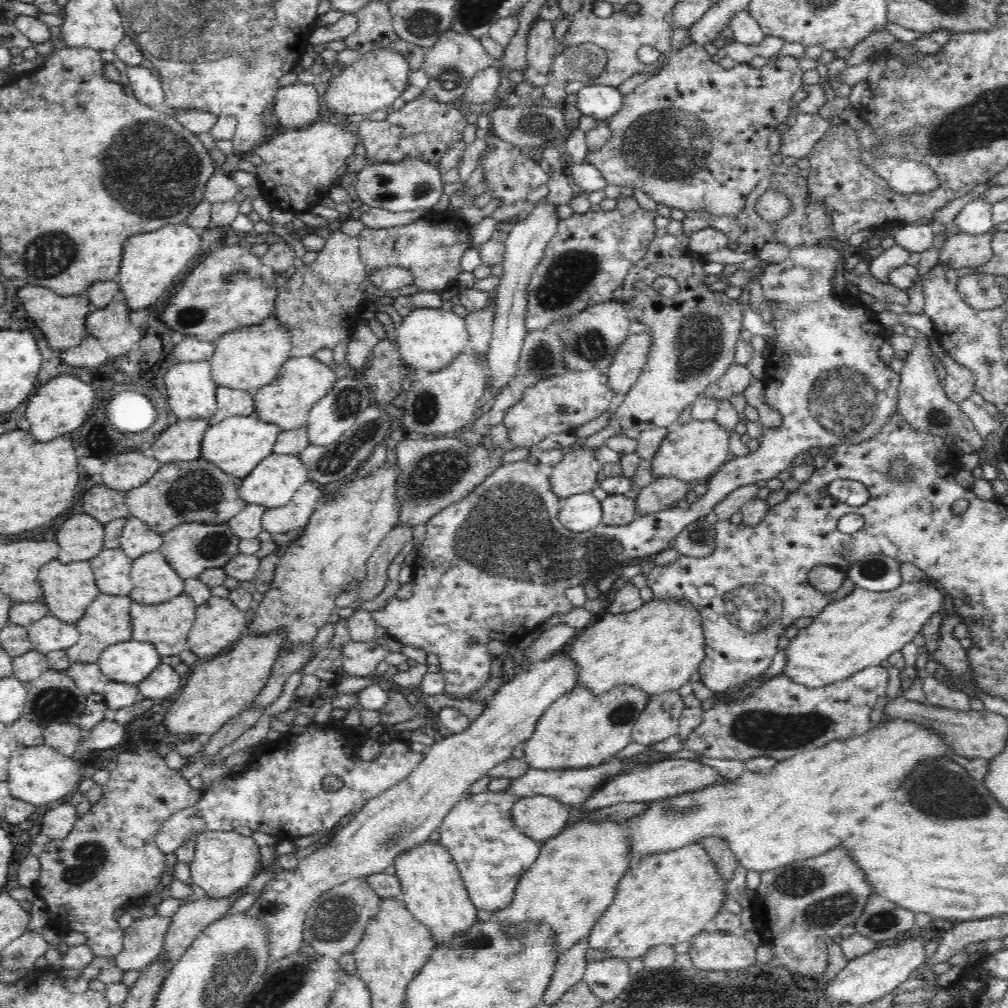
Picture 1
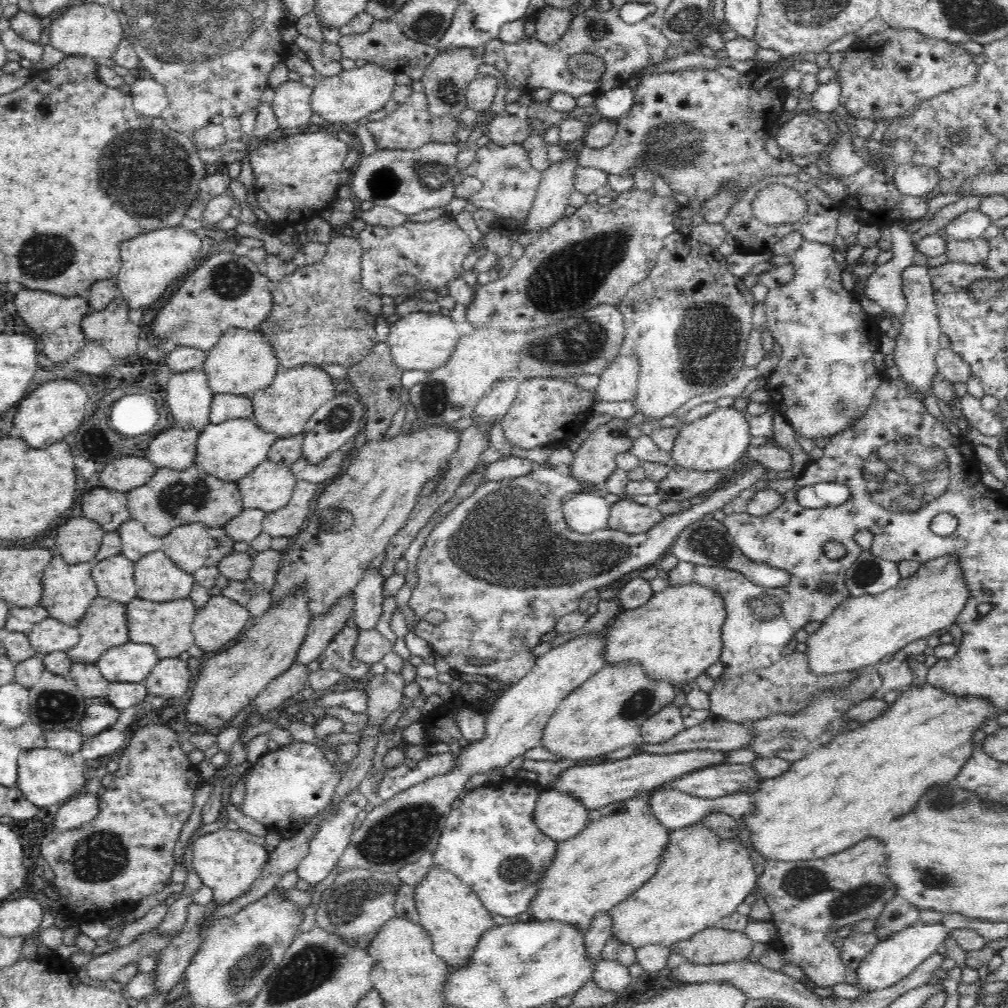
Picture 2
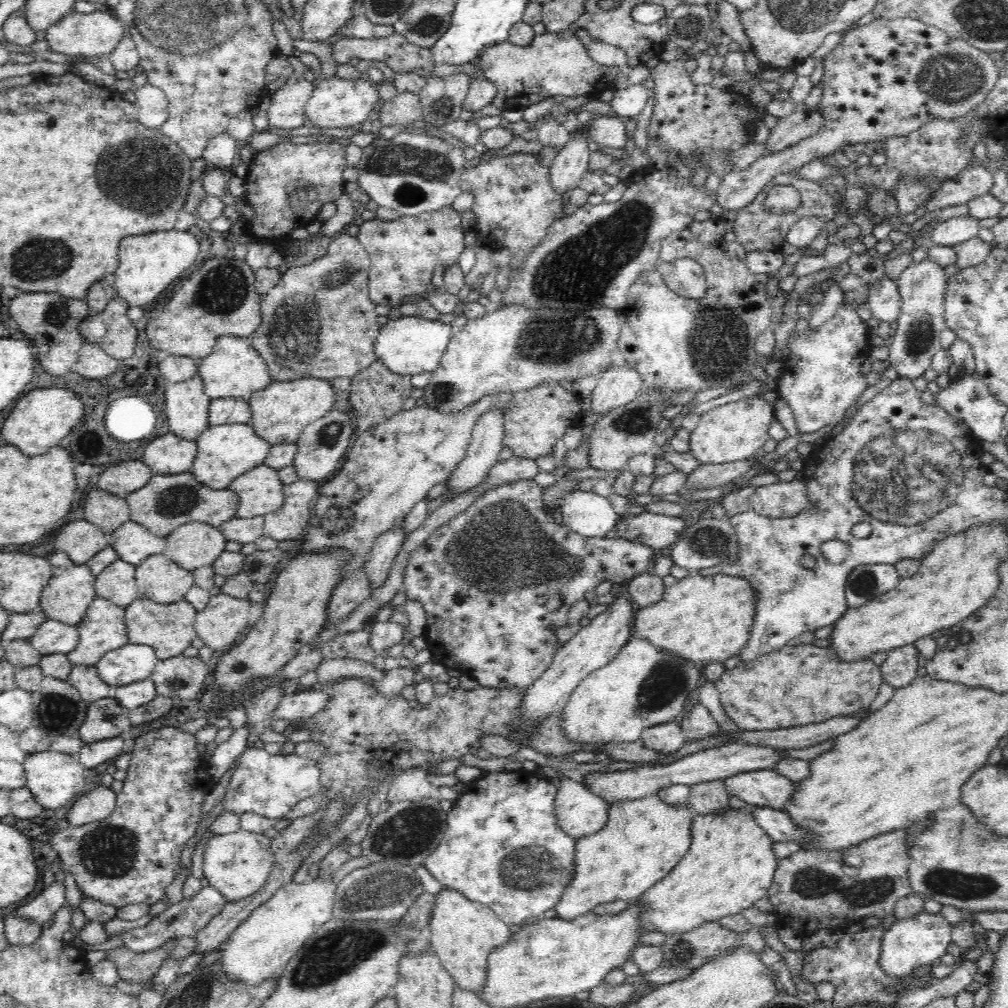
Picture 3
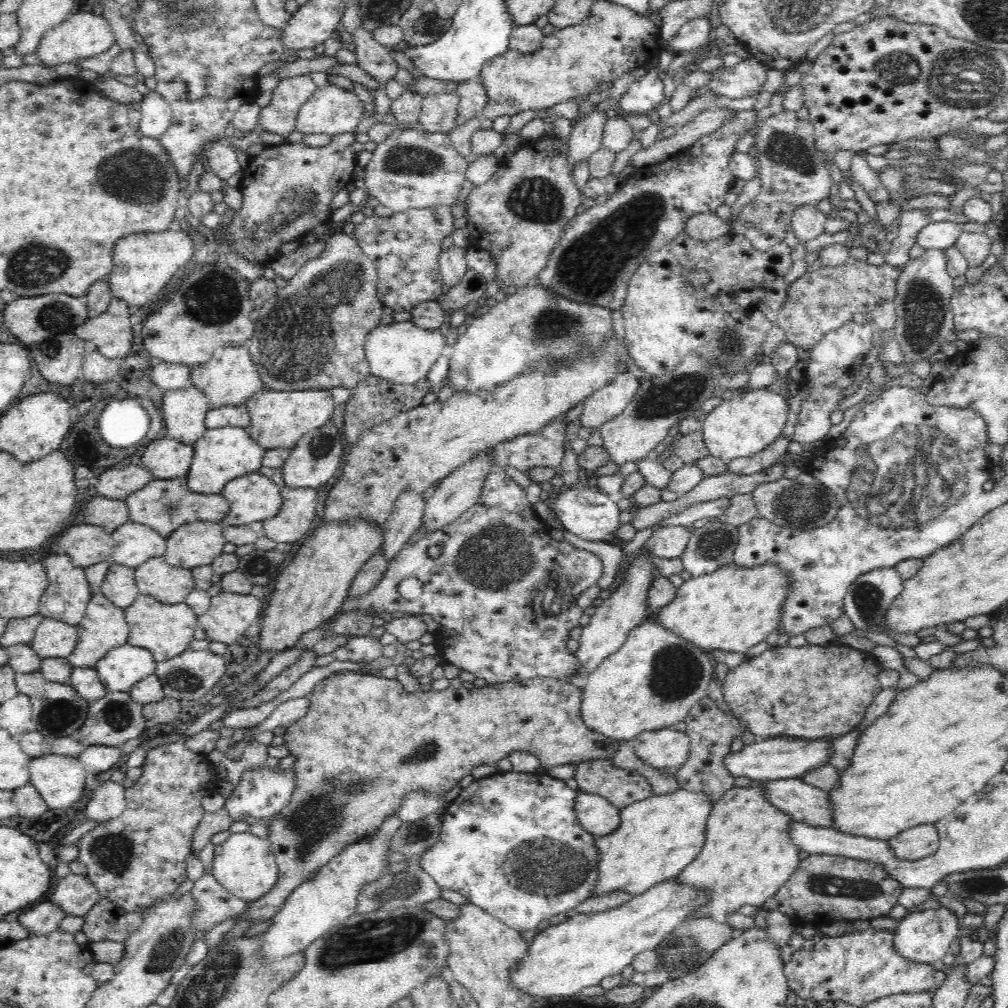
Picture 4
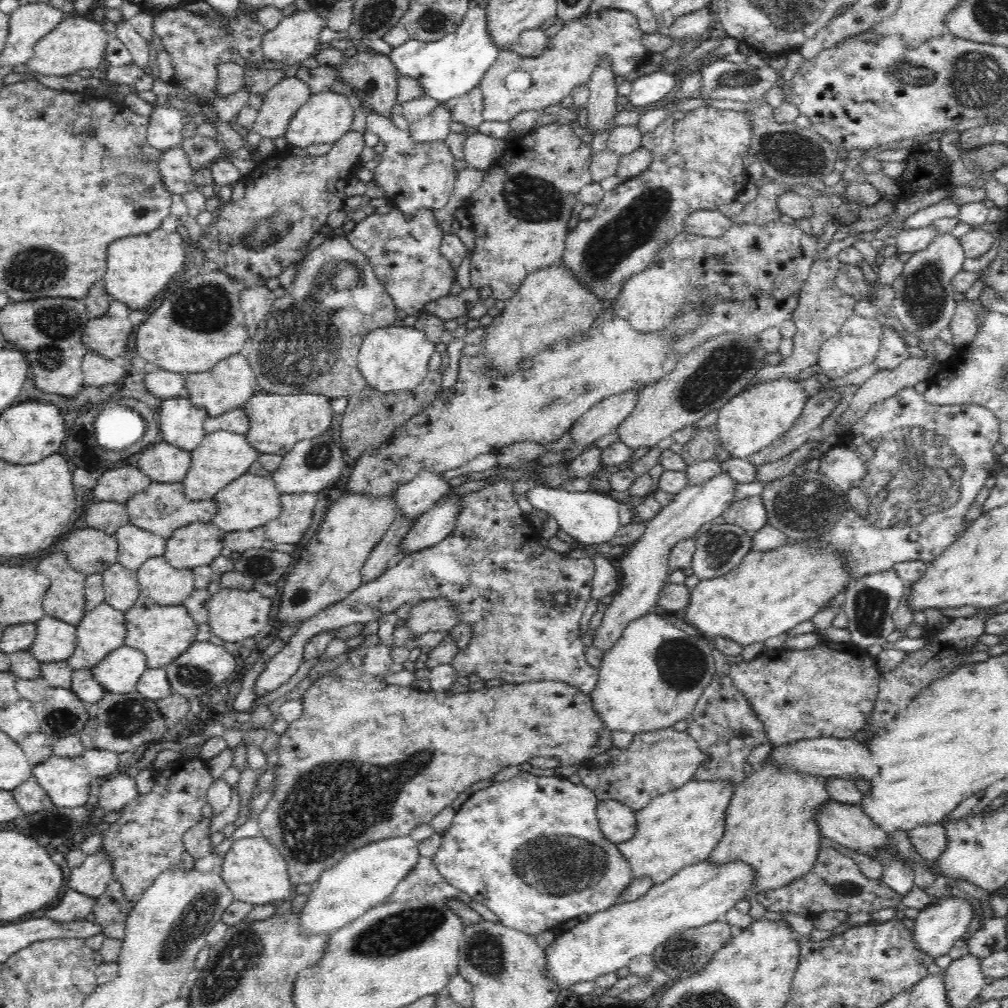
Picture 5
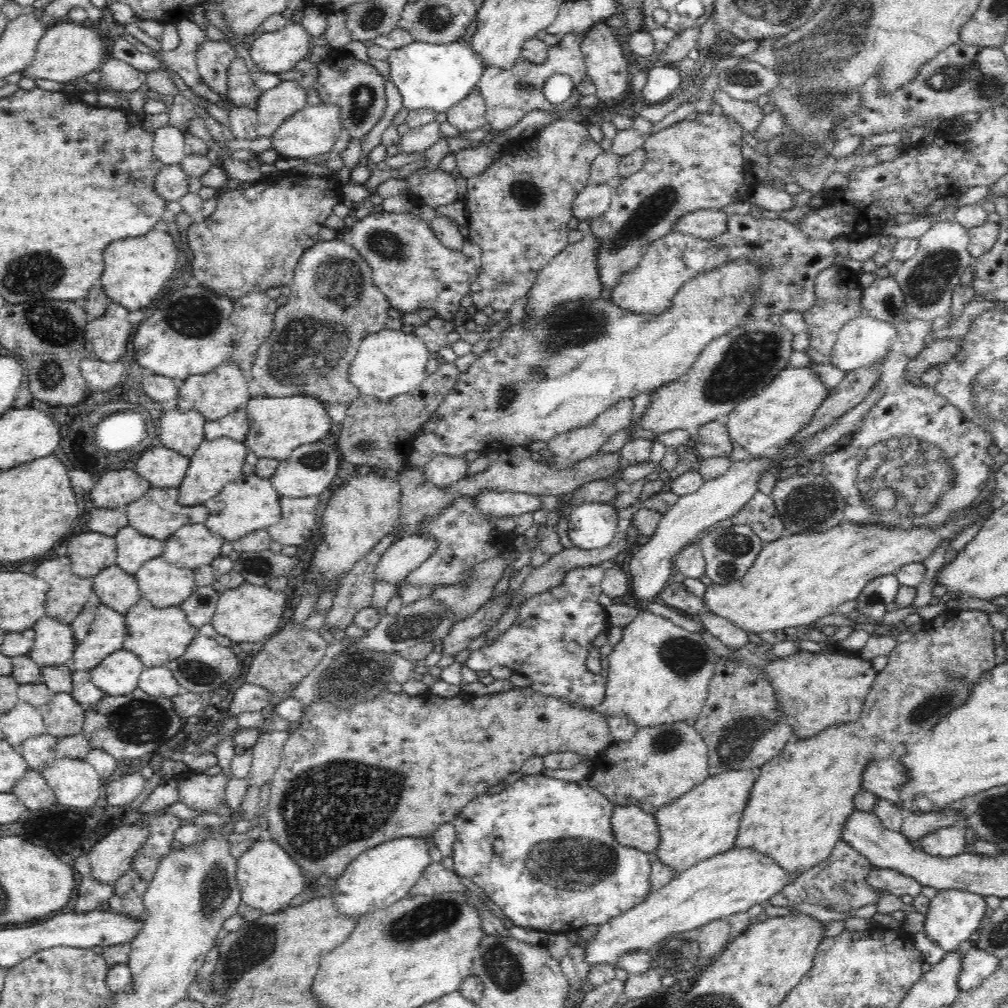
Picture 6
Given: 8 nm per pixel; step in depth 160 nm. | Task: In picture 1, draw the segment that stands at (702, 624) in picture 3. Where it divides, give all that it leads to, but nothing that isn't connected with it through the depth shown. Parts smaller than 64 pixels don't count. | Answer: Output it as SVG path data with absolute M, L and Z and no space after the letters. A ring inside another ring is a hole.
M685 598L680 600L656 600L643 604L632 612L612 614L604 612L597 620L577 634L568 651L579 668L578 685L590 689L594 695L602 695L620 685L636 686L648 695L678 691L689 684L691 674L698 670L705 655L705 638L697 608Z

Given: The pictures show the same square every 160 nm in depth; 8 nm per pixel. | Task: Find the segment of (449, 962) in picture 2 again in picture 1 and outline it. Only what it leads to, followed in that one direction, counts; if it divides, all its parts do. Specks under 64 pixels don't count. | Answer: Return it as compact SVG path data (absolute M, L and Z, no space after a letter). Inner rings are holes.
M425 840L400 853L393 865L404 893L403 900L407 909L416 920L430 929L434 942L446 942L452 938L452 935L454 937L462 935L478 921L476 918L478 908L470 900L456 863L442 843Z

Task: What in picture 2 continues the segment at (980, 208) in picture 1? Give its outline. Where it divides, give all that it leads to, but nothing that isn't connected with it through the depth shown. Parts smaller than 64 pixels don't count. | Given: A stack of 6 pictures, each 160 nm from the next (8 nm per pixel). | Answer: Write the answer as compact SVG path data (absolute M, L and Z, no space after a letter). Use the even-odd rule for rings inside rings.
M970 210L953 219L945 228L944 238L949 240L977 240L981 238L992 221L980 210Z

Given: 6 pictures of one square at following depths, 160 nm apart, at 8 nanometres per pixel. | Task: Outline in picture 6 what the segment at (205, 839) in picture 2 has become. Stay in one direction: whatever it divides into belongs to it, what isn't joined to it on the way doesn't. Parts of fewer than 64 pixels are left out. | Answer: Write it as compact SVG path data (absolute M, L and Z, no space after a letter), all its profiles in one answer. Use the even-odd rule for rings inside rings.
M269 837L255 840L255 843L237 858L236 880L242 895L242 902L268 914L277 913L296 898L304 888L312 884L302 874L295 860Z

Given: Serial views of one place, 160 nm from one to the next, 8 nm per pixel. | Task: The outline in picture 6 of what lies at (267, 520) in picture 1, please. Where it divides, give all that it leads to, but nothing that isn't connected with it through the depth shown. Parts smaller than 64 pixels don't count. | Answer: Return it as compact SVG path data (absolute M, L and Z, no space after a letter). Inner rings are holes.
M306 496L305 498L280 497L281 519L278 524L273 524L266 528L271 536L271 540L279 542L283 546L297 546L306 542L311 536L311 532L317 529L316 508L319 505L320 496Z

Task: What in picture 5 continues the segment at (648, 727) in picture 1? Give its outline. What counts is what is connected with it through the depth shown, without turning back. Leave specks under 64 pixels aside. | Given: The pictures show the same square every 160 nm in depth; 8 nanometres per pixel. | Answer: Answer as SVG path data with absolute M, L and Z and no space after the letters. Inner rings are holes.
M669 727L633 735L632 745L628 749L613 747L605 754L593 756L579 765L577 774L582 785L592 789L600 801L617 800L637 811L656 796L692 781L696 770L706 760L707 756L700 751L696 740L687 731L677 732Z

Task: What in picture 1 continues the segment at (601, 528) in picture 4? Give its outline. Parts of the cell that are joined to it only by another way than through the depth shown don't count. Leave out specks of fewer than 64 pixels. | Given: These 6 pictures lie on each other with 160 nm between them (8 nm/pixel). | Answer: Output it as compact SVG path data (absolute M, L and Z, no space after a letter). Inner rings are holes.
M591 493L570 496L562 500L559 510L560 522L572 532L586 532L601 523L601 501Z

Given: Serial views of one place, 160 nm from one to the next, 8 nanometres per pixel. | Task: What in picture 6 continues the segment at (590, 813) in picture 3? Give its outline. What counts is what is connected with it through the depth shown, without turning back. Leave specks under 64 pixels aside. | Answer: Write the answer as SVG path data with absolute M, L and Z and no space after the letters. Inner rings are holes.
M615 805L612 812L612 832L624 846L650 853L658 848L660 829L656 817L640 807Z

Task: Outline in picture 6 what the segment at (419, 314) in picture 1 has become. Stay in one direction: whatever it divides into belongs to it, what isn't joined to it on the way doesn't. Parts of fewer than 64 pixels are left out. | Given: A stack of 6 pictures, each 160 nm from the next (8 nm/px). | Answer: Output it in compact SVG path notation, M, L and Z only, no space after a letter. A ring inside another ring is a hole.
M384 329L361 341L356 358L349 368L350 381L360 389L360 395L373 396L382 402L388 402L395 396L414 391L426 380L430 356L428 348L415 332Z

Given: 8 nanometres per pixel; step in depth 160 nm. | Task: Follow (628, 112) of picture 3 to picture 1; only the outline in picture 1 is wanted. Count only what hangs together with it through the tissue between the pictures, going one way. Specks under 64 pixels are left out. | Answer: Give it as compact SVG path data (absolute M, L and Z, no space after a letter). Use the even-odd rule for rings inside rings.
M589 83L584 85L576 94L577 99L573 103L583 115L594 115L596 120L606 120L612 115L615 115L623 103L623 95L618 91L617 88L606 86L606 85L596 85L594 83Z

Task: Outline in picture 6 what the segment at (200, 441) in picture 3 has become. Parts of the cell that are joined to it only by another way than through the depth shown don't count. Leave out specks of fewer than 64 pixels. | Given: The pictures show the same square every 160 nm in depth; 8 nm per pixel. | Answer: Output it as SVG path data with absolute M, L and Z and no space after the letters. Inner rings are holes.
M228 437L204 440L189 458L190 462L186 476L179 486L179 503L189 507L204 505L208 499L218 496L224 486L236 480L243 473L243 466L248 452L245 443Z

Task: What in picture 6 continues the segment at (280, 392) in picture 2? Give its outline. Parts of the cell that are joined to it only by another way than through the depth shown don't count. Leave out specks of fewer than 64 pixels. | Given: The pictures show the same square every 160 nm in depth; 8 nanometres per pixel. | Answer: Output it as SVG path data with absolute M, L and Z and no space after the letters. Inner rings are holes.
M290 395L283 397L251 397L246 406L250 423L245 445L258 458L273 458L279 461L297 447L306 443L322 441L331 430L331 420L326 404L322 400L308 395Z

